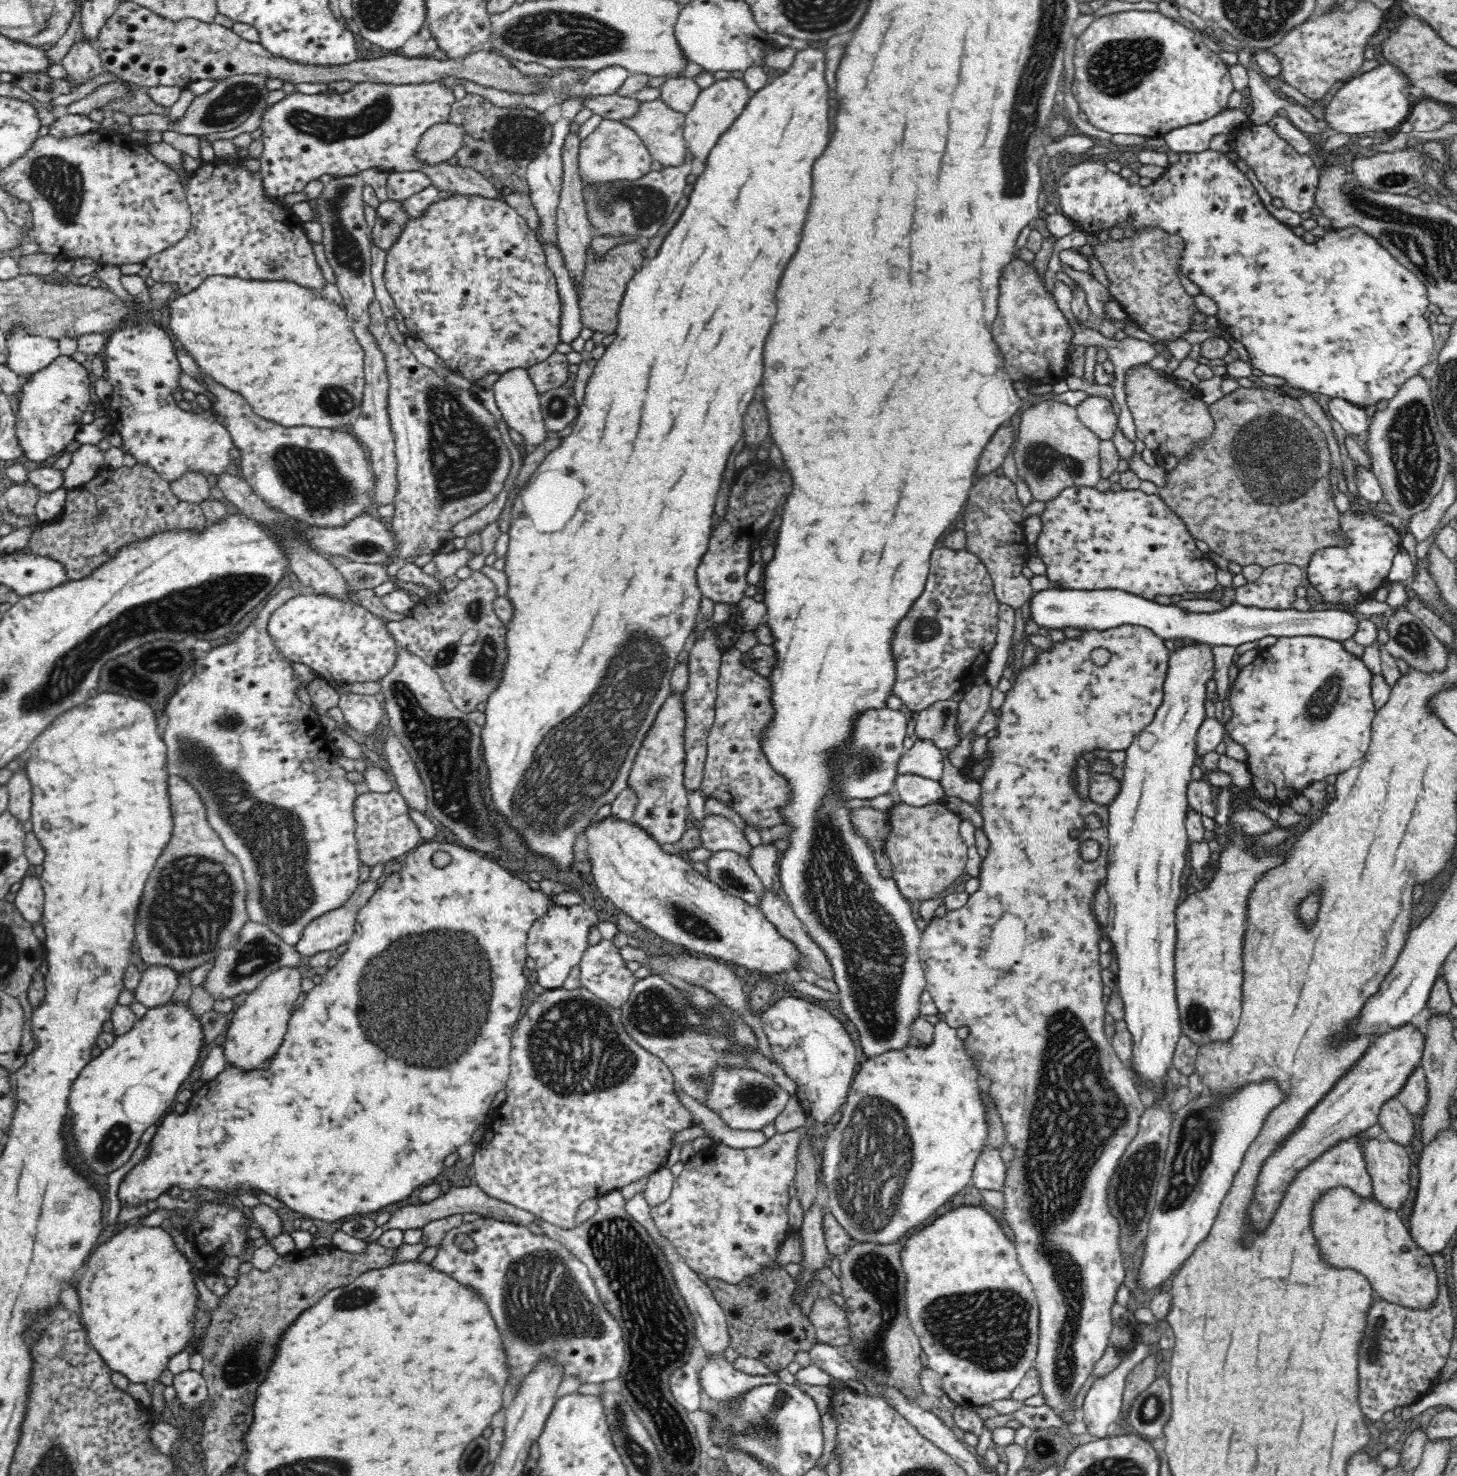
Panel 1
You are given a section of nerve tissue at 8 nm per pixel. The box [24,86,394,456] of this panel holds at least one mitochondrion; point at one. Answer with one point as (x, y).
(61, 183)

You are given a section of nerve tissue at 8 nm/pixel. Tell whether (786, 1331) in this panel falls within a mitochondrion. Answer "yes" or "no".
no

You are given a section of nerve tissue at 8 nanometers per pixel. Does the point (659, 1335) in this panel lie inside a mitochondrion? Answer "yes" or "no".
yes

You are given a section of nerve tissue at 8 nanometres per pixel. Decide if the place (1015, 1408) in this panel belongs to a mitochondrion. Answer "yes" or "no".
no

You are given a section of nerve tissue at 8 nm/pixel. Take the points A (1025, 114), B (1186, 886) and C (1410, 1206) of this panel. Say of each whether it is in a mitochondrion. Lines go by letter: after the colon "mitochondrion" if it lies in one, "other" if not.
A: mitochondrion
B: other
C: other

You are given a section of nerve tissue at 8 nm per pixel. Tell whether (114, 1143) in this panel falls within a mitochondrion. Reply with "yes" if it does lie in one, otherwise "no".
yes

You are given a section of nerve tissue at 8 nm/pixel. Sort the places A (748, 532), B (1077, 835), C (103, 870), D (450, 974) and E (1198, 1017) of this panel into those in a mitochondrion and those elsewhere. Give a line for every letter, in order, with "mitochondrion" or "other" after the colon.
A: other
B: other
C: other
D: mitochondrion
E: mitochondrion

